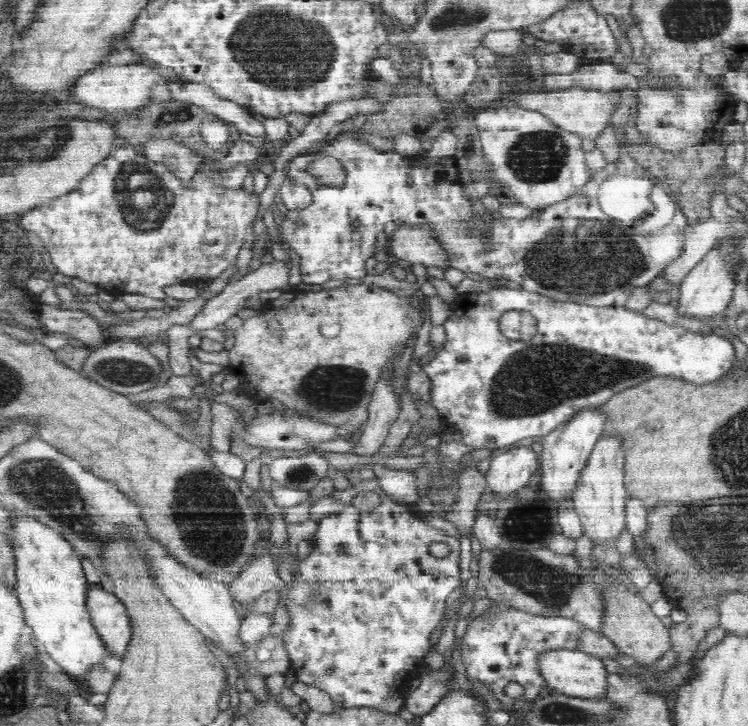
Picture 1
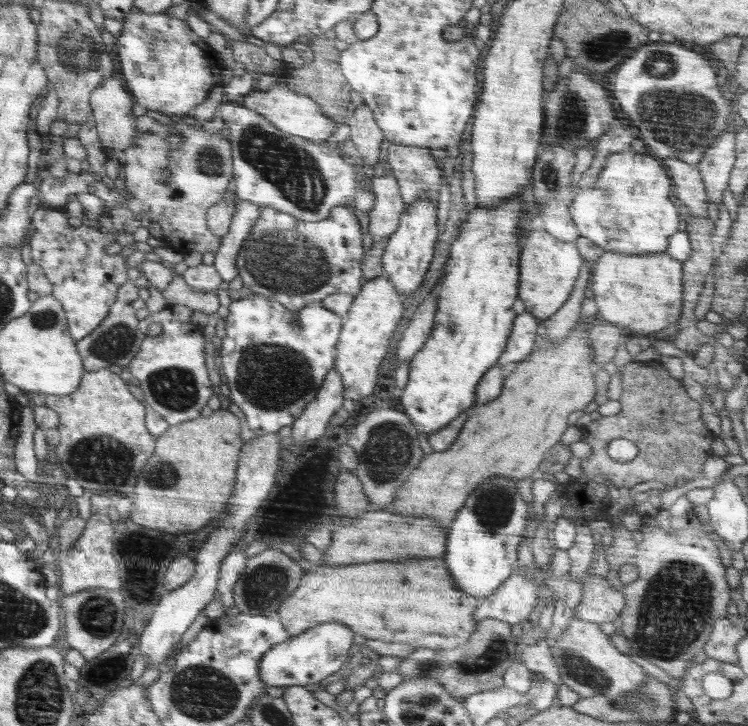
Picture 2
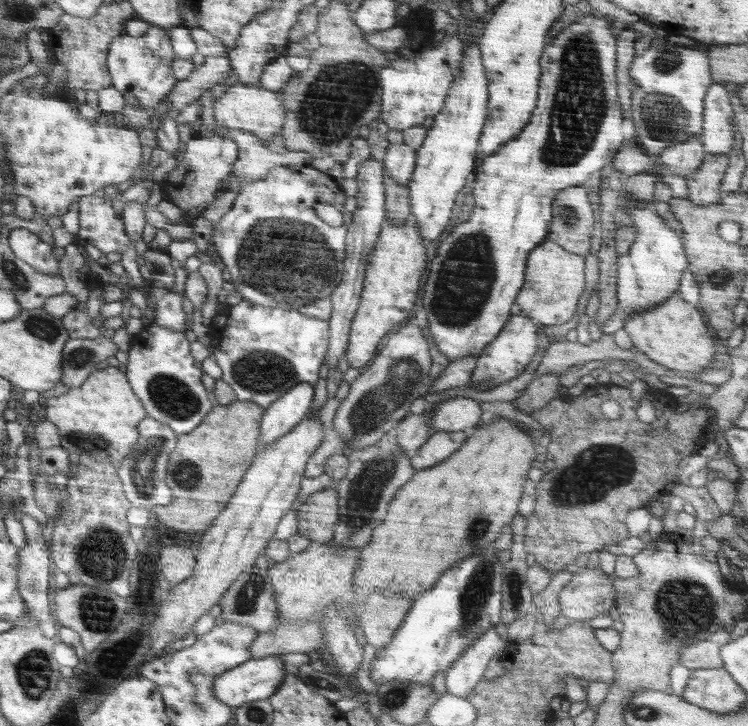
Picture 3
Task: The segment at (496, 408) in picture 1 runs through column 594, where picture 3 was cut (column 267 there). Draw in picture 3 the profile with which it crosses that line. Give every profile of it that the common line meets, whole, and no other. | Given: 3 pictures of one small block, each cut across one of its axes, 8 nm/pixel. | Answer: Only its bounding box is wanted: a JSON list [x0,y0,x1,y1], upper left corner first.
[208,300,330,408]

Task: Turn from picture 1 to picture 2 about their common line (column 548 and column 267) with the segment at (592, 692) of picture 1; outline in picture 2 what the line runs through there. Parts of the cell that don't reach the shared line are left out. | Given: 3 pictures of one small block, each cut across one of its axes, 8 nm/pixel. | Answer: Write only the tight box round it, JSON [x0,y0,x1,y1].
[264,622,354,687]

